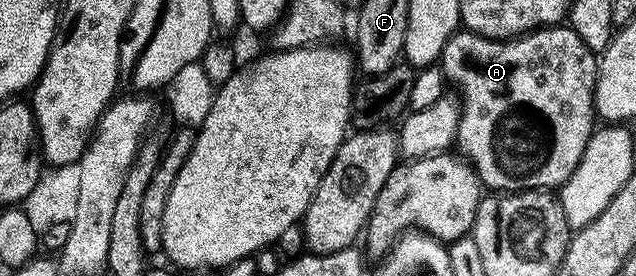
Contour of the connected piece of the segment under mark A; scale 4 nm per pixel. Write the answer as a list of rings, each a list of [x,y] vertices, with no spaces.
[[[542,26],[534,28],[532,32],[526,32],[516,38],[507,40],[493,40],[490,36],[481,36],[477,32],[459,30],[443,46],[439,61],[439,72],[446,76],[448,83],[453,84],[461,91],[459,93],[460,116],[458,118],[458,132],[455,144],[460,155],[464,156],[477,176],[481,179],[482,185],[494,193],[503,192],[524,192],[526,190],[557,190],[562,187],[572,172],[576,170],[578,162],[583,158],[584,148],[588,140],[592,138],[595,131],[594,92],[596,90],[598,57],[587,46],[583,46],[583,38],[575,34],[575,30],[568,26]]]

